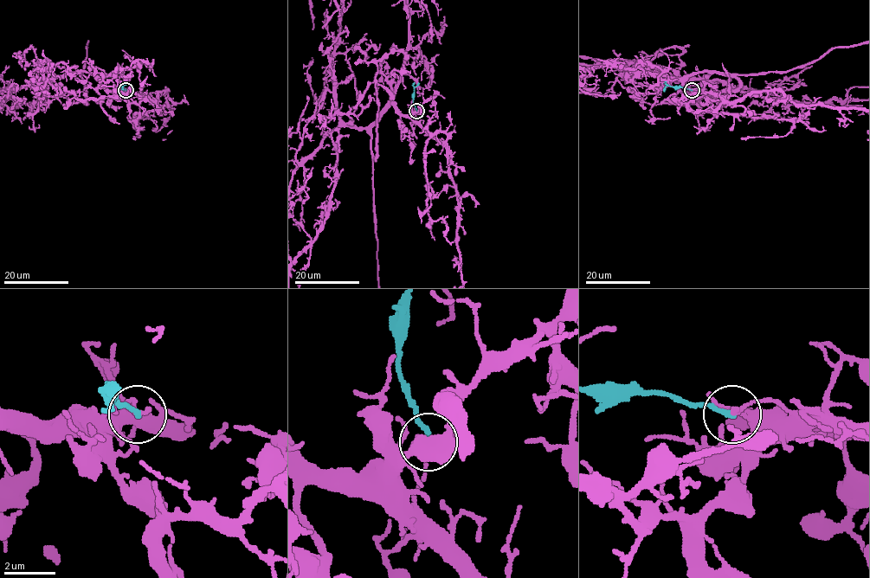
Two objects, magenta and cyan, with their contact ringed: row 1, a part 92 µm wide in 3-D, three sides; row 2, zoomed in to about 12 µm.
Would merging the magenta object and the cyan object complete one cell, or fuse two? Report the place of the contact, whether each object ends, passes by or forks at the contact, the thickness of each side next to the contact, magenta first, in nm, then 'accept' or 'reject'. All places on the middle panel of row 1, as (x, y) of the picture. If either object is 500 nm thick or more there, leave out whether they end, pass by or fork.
at (416, 111); magenta ends there; cyan ends there; 150 nm thick on the magenta side, 200 nm on the other; reject

